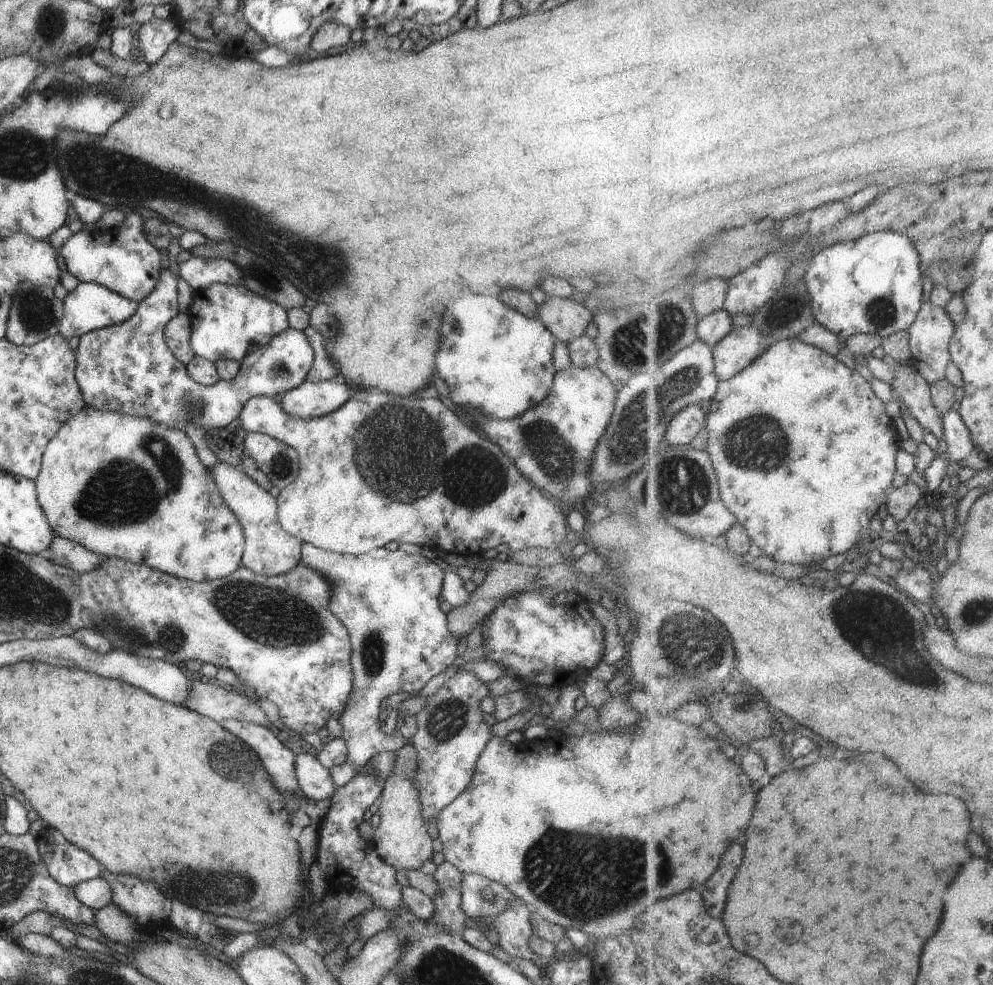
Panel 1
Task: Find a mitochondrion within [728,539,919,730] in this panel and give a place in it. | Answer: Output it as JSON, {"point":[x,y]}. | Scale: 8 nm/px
{"point":[856,607]}

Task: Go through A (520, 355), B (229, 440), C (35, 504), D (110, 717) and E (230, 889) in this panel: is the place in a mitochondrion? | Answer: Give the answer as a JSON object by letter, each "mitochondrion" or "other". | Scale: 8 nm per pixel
{"A":"other","B":"other","C":"other","D":"other","E":"mitochondrion"}

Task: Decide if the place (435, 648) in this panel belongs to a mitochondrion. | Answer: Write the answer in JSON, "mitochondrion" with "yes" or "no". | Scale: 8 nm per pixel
{"mitochondrion":"no"}

